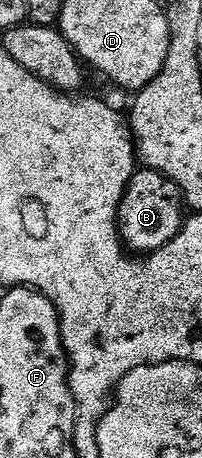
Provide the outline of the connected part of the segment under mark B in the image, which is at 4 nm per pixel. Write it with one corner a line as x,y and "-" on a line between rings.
137,169
120,199
118,225
125,247
140,256
152,254
153,251
165,246
180,231
185,221
186,210
182,205
180,189
157,170

